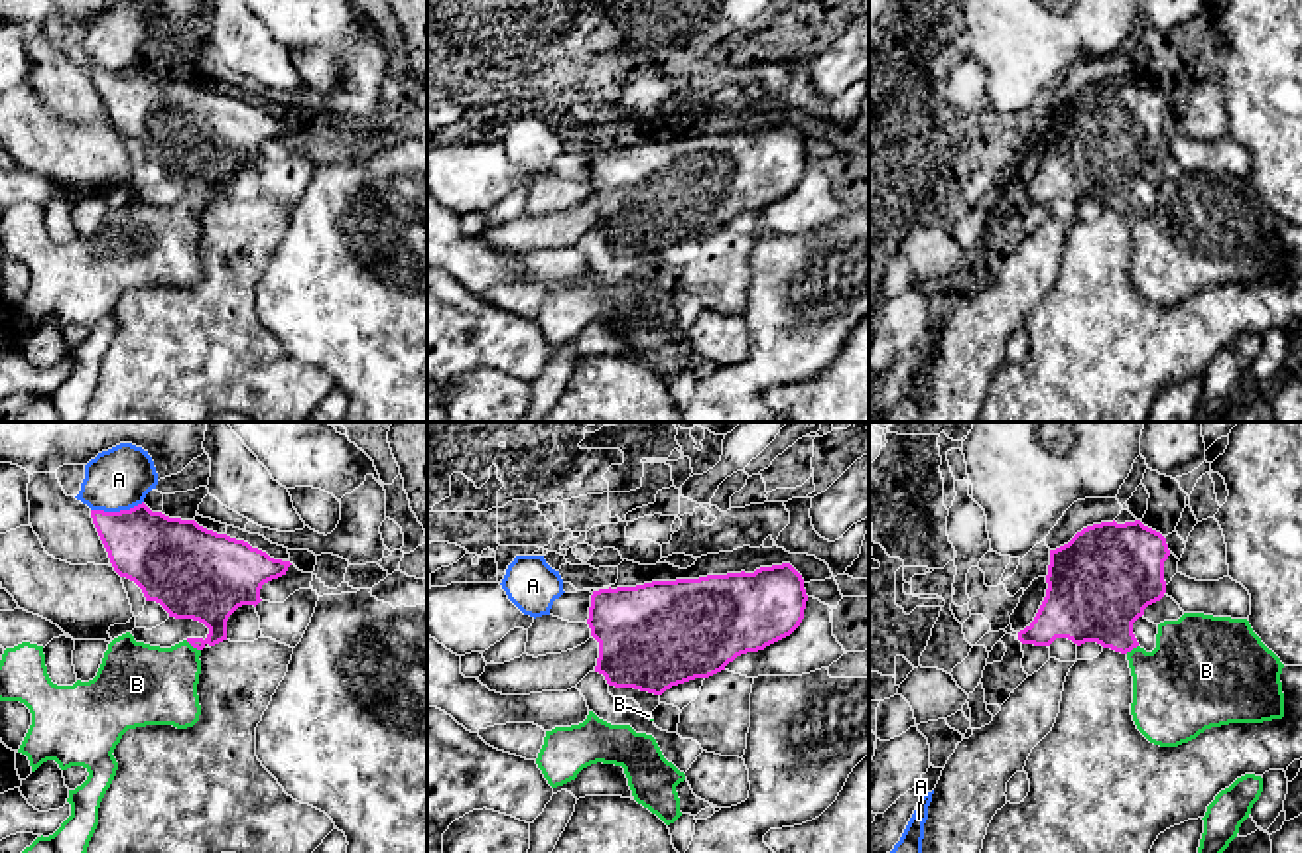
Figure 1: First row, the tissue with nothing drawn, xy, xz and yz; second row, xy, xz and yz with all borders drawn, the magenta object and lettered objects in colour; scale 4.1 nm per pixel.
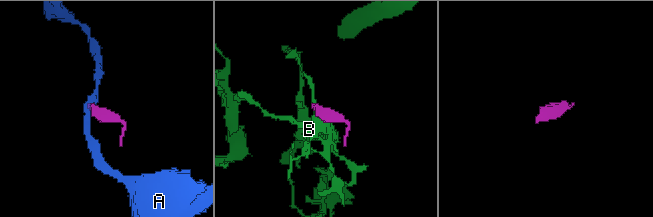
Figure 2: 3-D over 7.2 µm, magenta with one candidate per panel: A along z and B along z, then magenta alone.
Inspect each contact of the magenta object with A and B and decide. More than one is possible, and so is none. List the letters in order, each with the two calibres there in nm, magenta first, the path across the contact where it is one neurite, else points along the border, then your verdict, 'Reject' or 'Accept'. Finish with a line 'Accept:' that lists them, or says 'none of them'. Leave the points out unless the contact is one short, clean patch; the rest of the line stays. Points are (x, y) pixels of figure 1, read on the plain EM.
A: Thickness 320 nm (magenta) against 260 nm. Reject
B: Thickness 280 nm (magenta) against 320 nm. Path across: xy (207, 146), (213, 192), (194, 205), (160, 239), (146, 243). Accept
Accept: B

